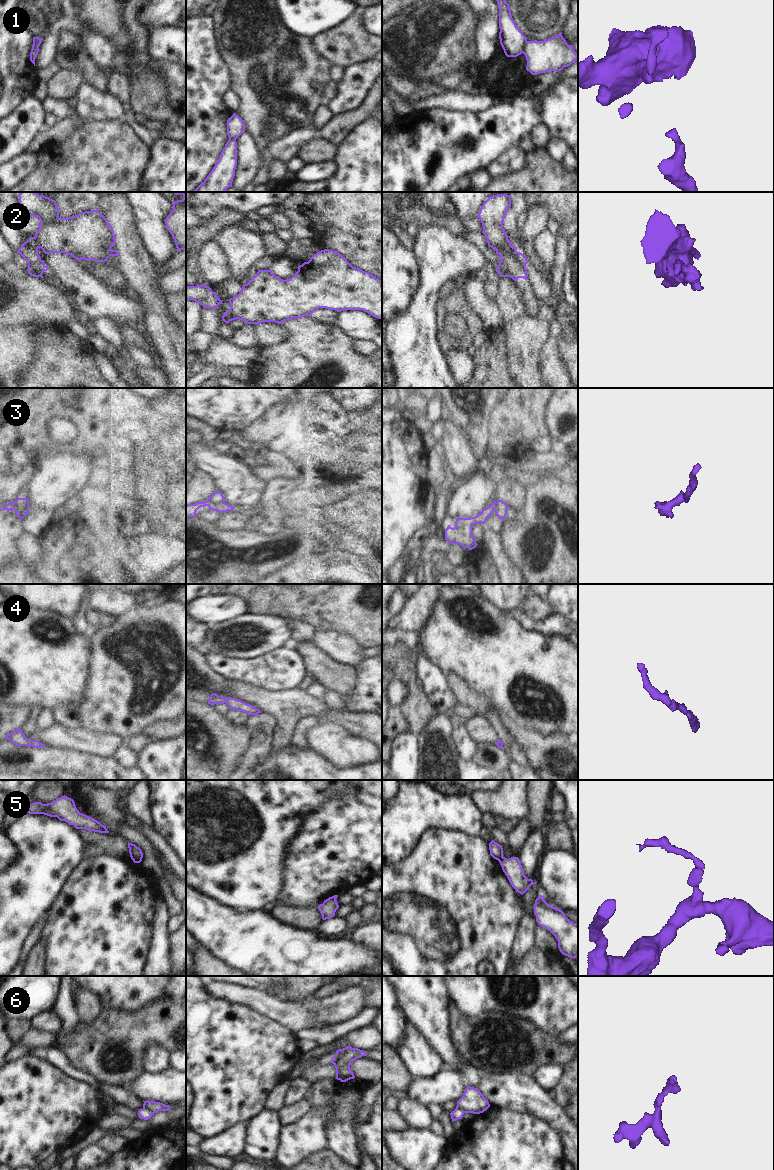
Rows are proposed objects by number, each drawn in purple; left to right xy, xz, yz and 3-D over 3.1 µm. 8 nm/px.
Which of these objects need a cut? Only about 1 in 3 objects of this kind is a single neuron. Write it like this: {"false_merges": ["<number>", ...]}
{"false_merges": ["1", "2", "3", "5", "6"]}

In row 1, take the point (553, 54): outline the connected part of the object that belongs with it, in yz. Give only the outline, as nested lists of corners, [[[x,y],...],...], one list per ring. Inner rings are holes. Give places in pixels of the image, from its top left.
[[[561,32],[544,41],[527,41],[523,54],[527,60],[526,70],[532,75],[561,71],[578,59],[573,45],[567,44]]]

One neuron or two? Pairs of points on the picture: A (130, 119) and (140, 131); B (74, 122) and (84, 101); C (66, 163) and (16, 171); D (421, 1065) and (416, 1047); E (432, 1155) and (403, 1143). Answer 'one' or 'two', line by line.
A: one
B: two
C: two
D: one
E: one

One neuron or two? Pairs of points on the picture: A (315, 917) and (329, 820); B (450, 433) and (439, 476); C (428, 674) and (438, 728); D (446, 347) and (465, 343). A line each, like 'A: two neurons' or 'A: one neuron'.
A: two neurons
B: two neurons
C: two neurons
D: one neuron

